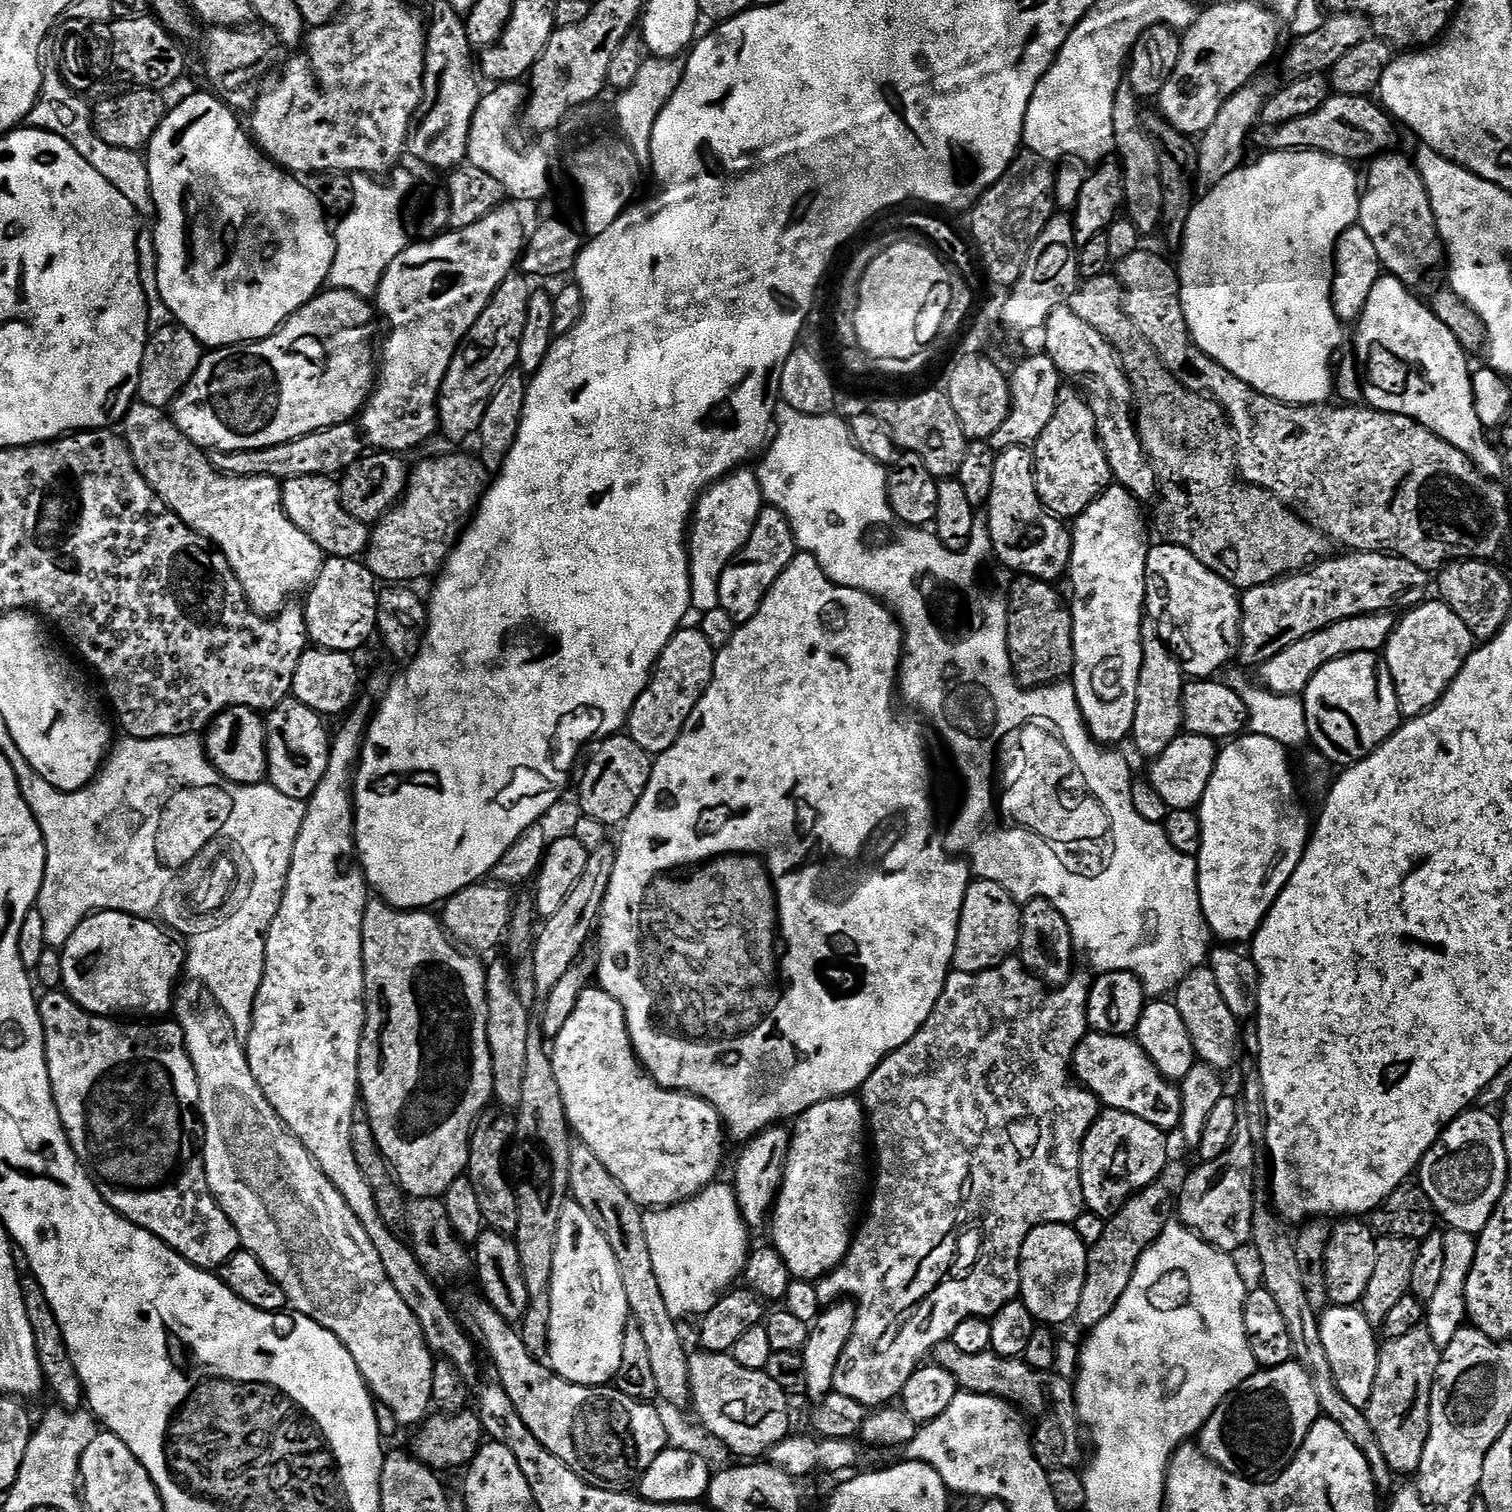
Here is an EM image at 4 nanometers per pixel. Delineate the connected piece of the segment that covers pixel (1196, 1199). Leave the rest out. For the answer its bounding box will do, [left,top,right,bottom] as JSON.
[1178,1123,1258,1254]

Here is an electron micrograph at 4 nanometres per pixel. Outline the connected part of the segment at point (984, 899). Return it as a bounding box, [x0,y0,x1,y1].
[953,879,1021,972]

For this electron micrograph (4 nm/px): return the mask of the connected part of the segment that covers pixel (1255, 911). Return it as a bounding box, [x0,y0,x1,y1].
[1195,734,1310,946]

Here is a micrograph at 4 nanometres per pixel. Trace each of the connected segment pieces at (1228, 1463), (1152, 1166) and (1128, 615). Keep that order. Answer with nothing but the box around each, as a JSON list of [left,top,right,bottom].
[[1198,1362,1321,1482],[1080,1111,1168,1218],[1070,486,1150,746]]

